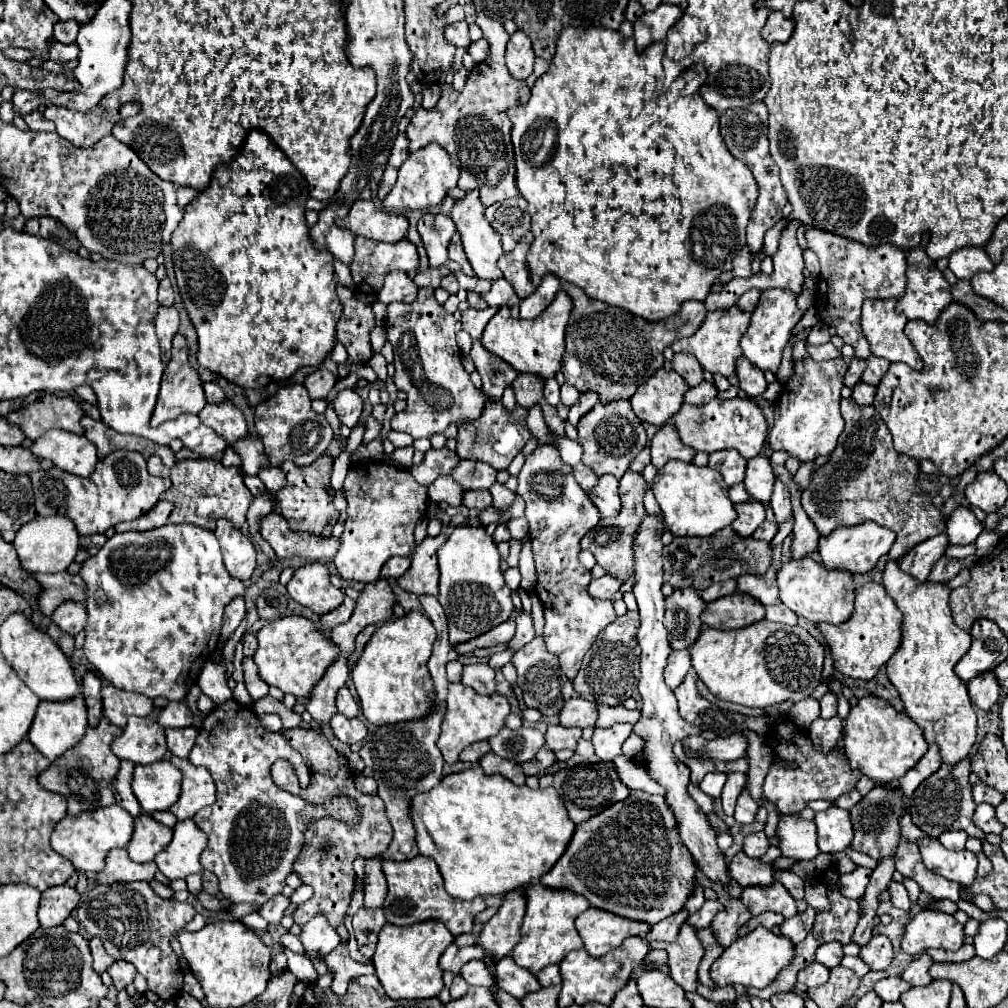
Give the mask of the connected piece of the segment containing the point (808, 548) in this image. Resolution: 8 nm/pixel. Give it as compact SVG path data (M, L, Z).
M772 466L774 474L778 474L778 478L790 488L792 492L792 512L794 512L794 530L792 530L792 546L790 546L790 556L792 560L804 558L810 552L818 550L818 530L812 526L810 518L806 516L806 512L802 510L800 504L800 490L798 486L792 482L792 474L784 468L784 466Z

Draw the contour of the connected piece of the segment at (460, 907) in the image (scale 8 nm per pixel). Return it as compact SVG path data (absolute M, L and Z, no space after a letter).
M416 856L412 860L404 862L392 862L384 860L382 864L386 880L388 880L388 896L384 902L384 914L390 924L406 926L406 924L418 924L426 920L440 920L454 936L472 932L474 916L480 914L486 908L484 898L474 898L470 902L456 900L444 890L444 880L440 876L440 870L432 858Z

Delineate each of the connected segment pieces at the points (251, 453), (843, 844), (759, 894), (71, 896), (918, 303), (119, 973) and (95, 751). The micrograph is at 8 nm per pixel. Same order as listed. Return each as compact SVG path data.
M248 434L248 436L240 438L240 440L236 440L236 442L232 444L232 448L234 448L234 450L240 454L240 458L242 458L242 472L246 472L246 474L250 474L250 476L256 476L260 468L270 466L270 464L268 464L268 458L266 458L266 454L264 454L264 446L262 446L262 442L260 442L258 436Z
M832 806L824 812L818 812L814 818L818 826L818 848L820 852L842 852L850 846L854 838L850 812L838 806Z
M780 882L768 888L748 886L742 892L740 900L750 910L752 916L758 916L762 912L780 912L784 918L792 918L798 912L796 900L790 896L790 892Z
M66 884L44 890L38 908L40 926L42 928L60 926L70 916L70 912L78 906L78 902L80 902L80 894Z
M918 246L914 250L908 252L908 284L906 284L906 294L898 300L896 310L900 314L904 314L908 320L924 320L924 322L936 322L938 314L942 314L942 310L952 302L950 296L950 284L946 282L946 278L942 276L942 272L936 268L936 264L926 256L924 246Z
M114 962L108 972L110 972L110 976L114 980L114 986L118 990L124 990L128 984L132 984L134 982L134 976L136 976L134 966L130 966L128 962Z
M102 716L96 728L88 726L84 738L74 748L64 752L58 760L54 760L52 766L38 776L38 782L42 788L64 796L68 804L68 816L78 816L80 812L98 810L98 808L114 804L112 780L118 774L120 760L110 752L110 744L120 734L122 734L122 728L110 724L110 720Z

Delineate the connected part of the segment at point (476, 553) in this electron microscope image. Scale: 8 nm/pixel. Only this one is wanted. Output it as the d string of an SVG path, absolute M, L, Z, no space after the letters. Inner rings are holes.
M456 526L446 544L438 550L440 594L438 602L446 612L450 644L456 646L506 622L512 614L510 588L500 570L500 554L484 528Z

